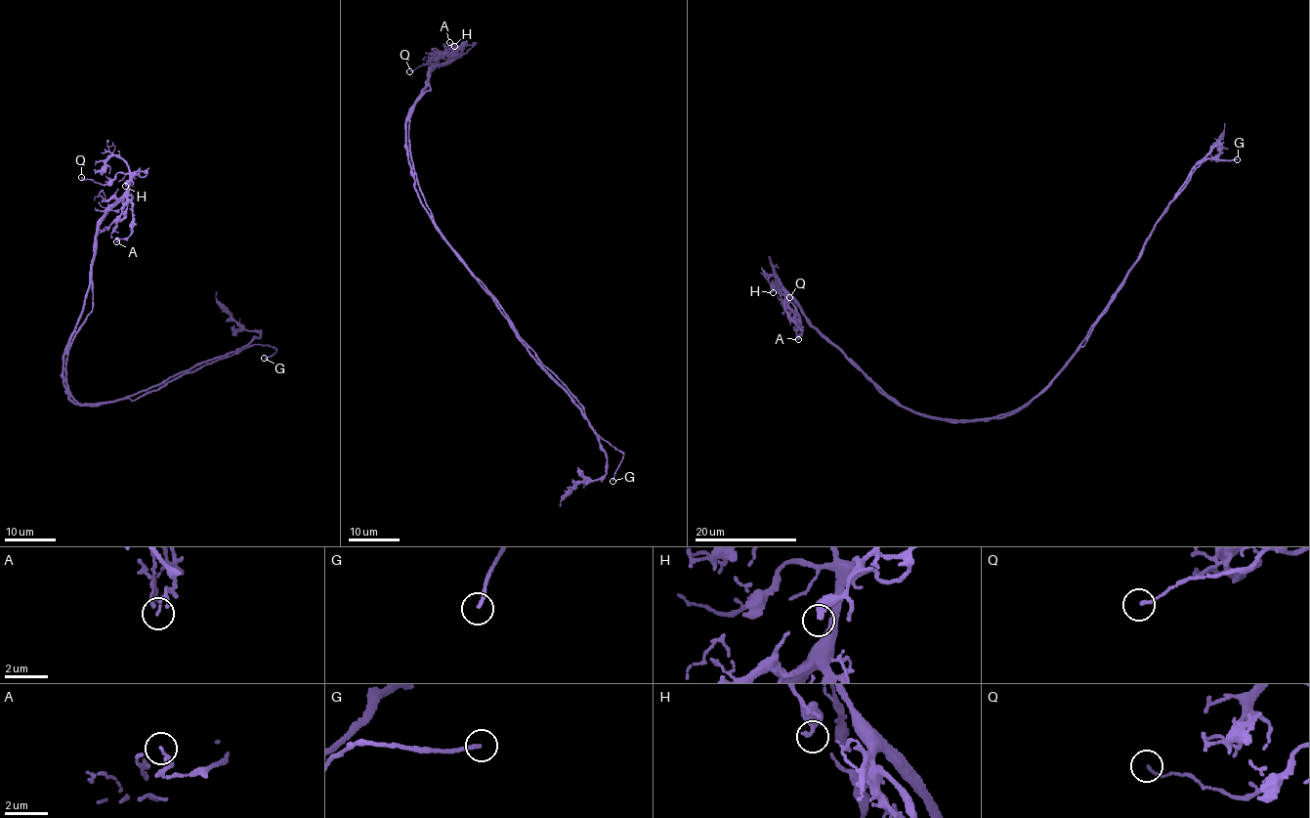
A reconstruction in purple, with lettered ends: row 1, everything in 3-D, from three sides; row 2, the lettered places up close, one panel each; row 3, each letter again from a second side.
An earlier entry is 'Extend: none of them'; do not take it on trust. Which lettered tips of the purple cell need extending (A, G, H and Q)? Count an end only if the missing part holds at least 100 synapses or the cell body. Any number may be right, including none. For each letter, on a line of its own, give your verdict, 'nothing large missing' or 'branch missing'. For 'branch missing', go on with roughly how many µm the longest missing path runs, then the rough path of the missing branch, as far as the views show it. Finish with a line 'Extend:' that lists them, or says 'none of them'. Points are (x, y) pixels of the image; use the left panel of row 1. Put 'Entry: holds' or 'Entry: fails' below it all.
A: nothing large missing
G: branch missing | 7 µm | (264, 358), (252, 344)
H: nothing large missing
Q: nothing large missing
Extend: G
Entry: fails

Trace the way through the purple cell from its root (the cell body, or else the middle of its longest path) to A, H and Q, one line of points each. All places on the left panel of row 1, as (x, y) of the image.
A: (88, 405), (68, 390), (67, 344), (83, 308), (97, 228), (124, 197), (132, 205), (132, 232), (116, 241)
H: (88, 405), (78, 404), (68, 390), (67, 344), (83, 308), (97, 227), (127, 189), (134, 172), (125, 186)
Q: (88, 405), (68, 390), (67, 344), (97, 227), (129, 176), (103, 185), (81, 177)

